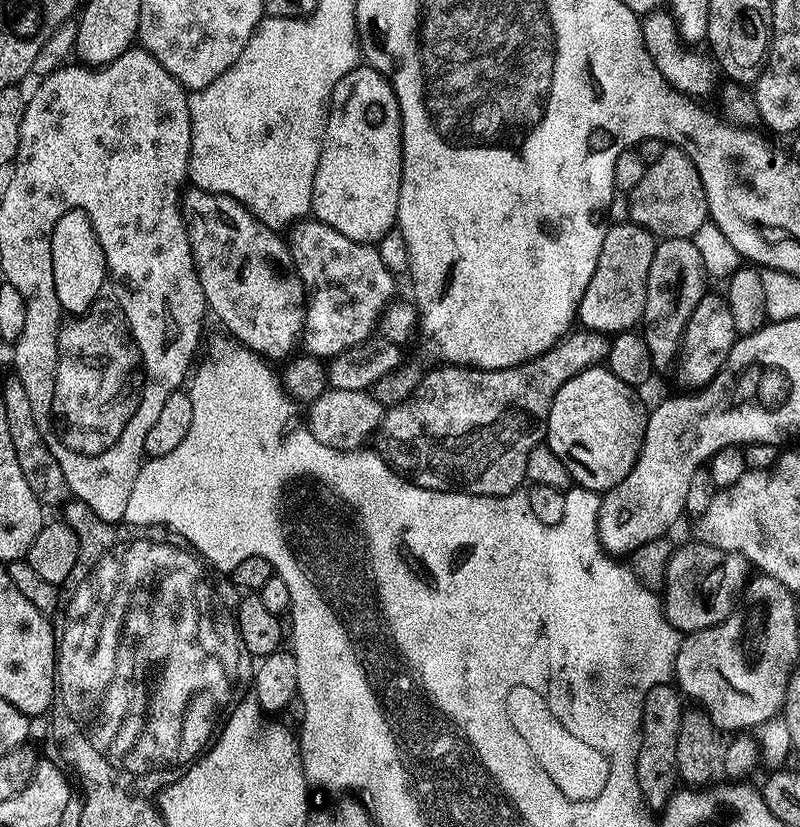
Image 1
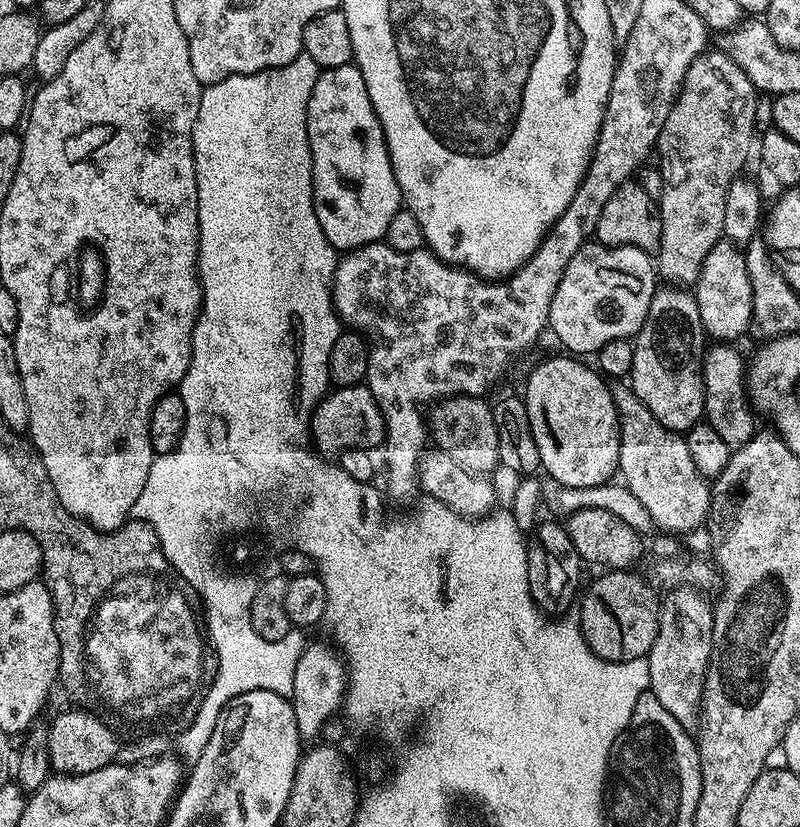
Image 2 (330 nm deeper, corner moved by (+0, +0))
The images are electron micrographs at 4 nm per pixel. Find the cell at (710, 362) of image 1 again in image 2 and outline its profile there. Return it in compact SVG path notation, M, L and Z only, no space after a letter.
M720 239L714 250L706 254L694 285L694 295L705 337L716 342L736 342L744 331L751 329L754 294L750 294L750 274L746 274L743 251L731 240Z

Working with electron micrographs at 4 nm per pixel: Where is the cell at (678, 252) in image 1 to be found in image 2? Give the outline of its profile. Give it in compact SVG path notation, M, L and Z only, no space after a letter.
M680 286L657 287L646 322L636 333L632 349L634 366L630 386L634 394L642 398L646 410L672 432L684 434L701 423L704 420L706 337L695 295Z

